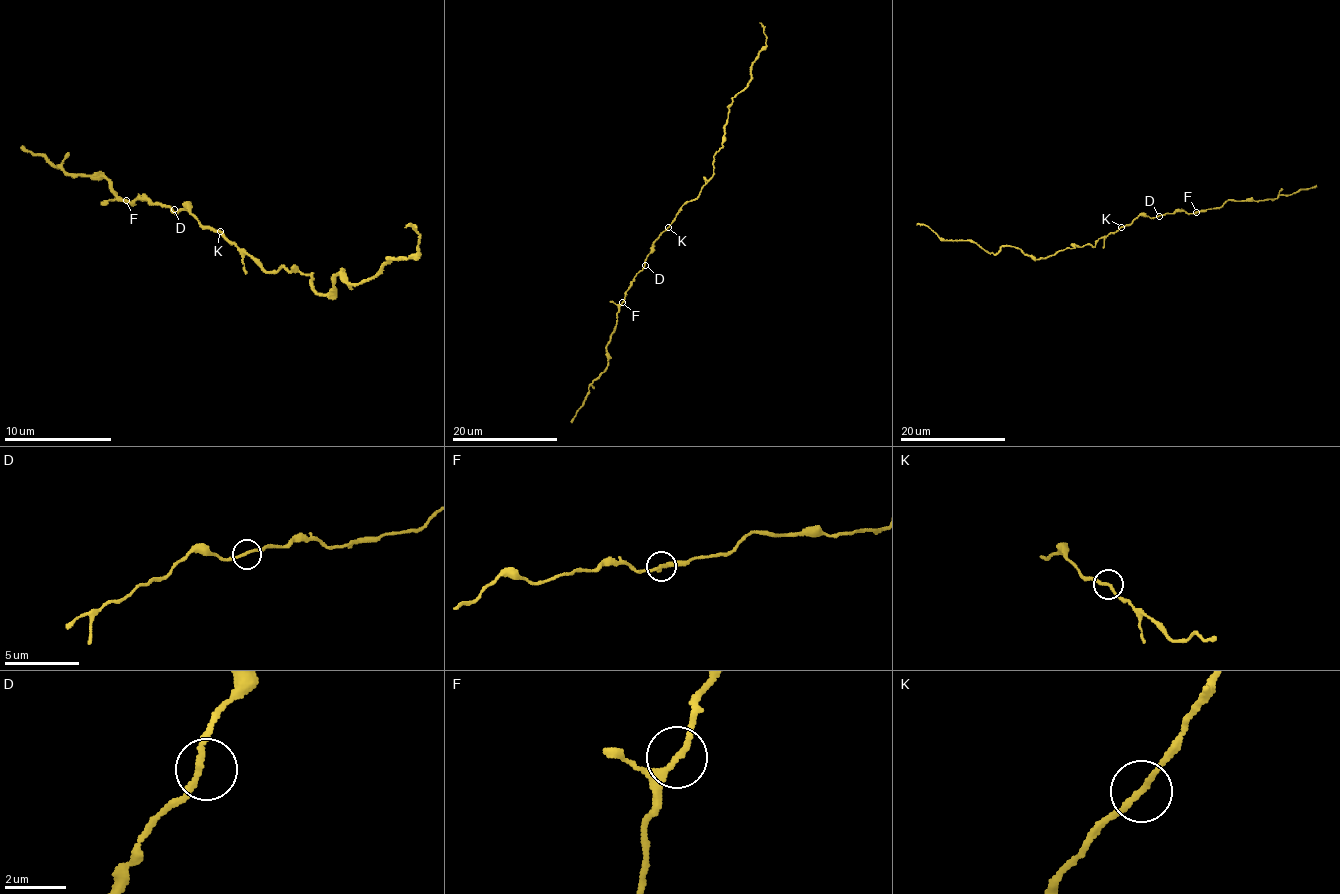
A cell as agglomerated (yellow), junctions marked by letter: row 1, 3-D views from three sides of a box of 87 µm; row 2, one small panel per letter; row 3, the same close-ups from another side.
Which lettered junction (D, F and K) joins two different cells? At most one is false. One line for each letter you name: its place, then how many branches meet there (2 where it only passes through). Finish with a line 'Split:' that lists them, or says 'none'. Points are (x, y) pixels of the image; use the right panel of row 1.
K: (1121, 227) | 2
Split: K

